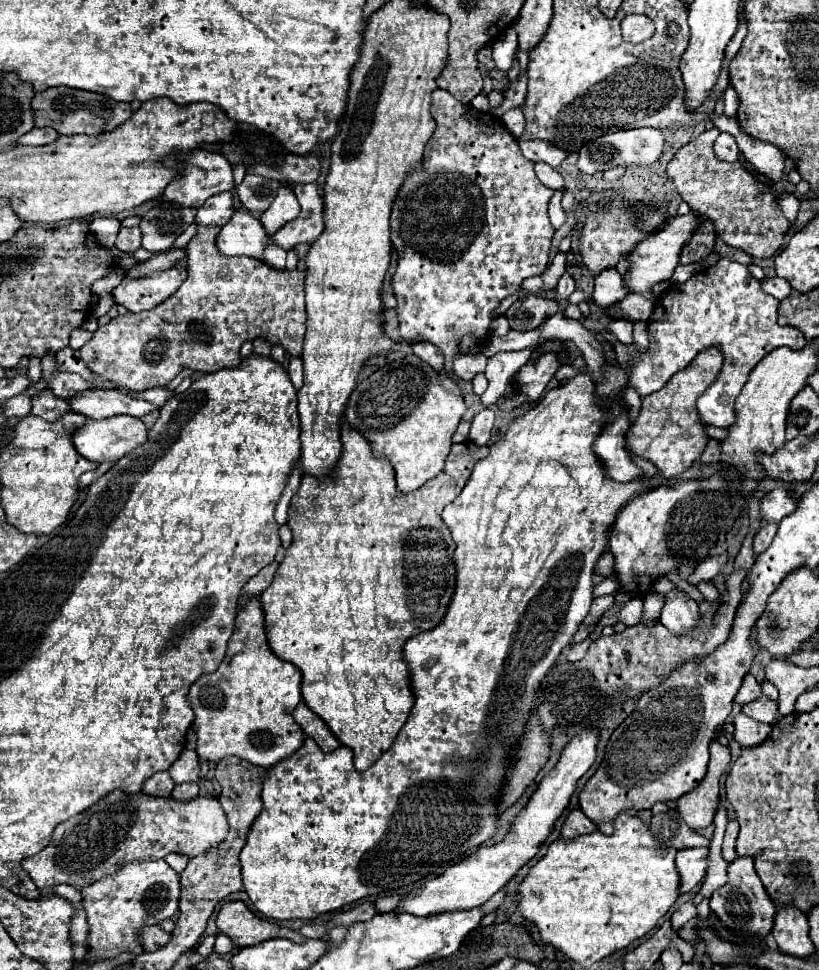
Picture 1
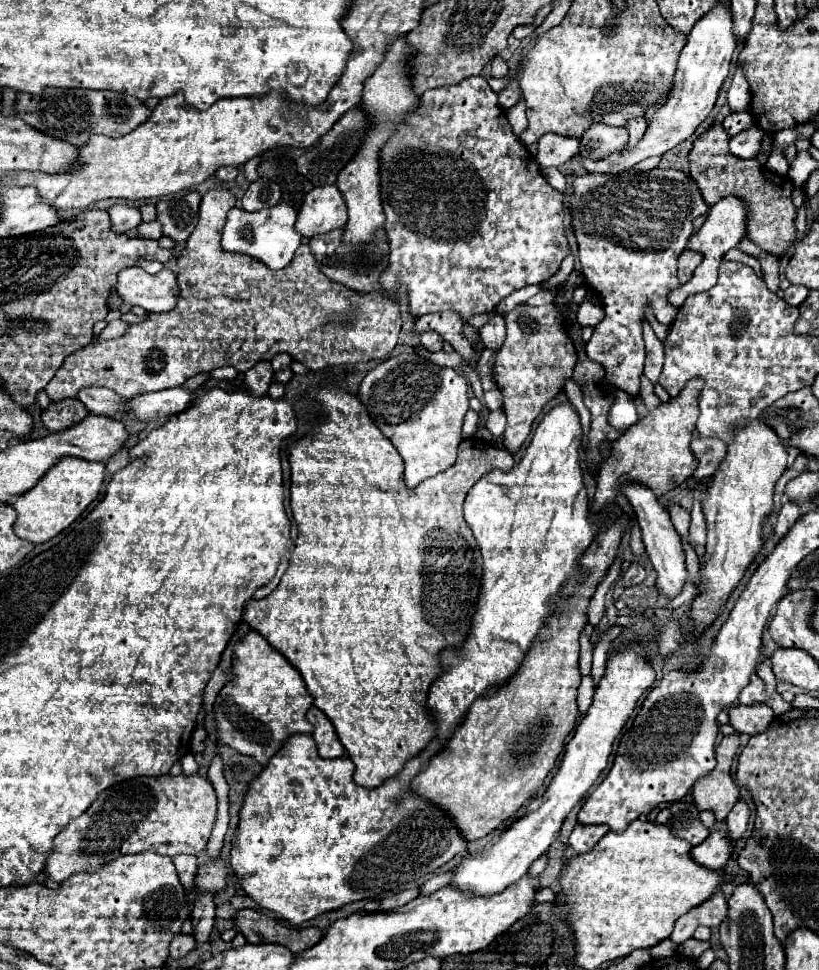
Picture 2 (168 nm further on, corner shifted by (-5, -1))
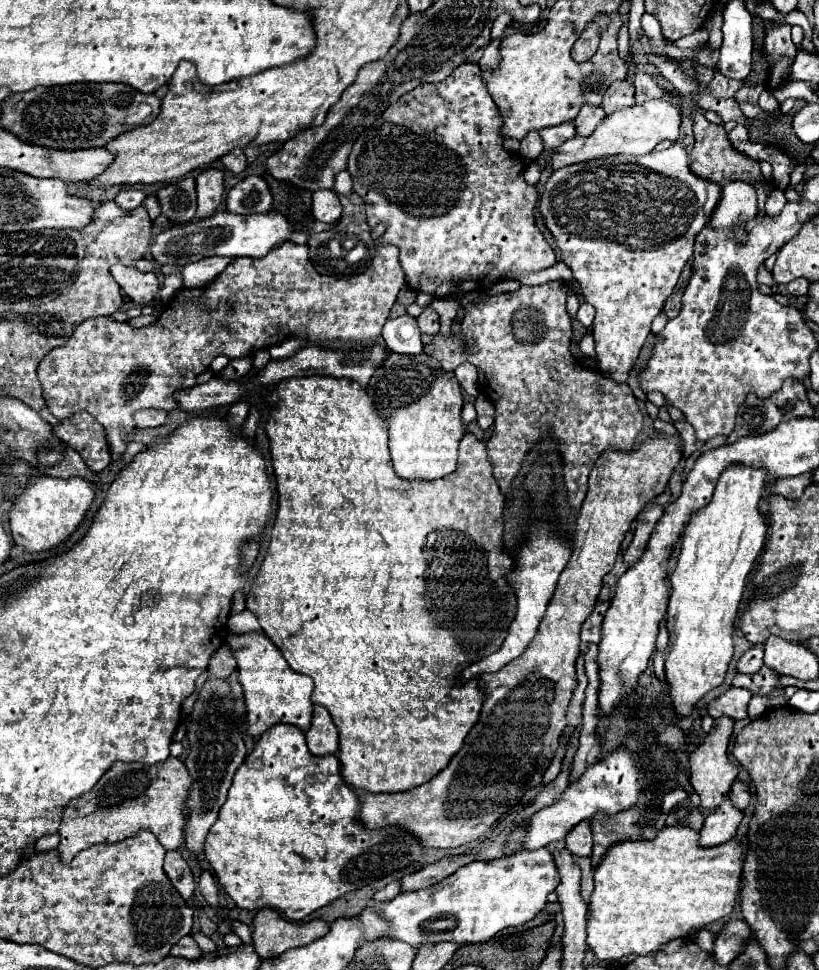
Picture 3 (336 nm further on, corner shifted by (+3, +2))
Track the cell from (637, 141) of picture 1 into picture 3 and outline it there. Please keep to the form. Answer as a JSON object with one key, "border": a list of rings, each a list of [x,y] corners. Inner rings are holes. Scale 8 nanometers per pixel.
{"border":[[[585,104],[585,106],[579,110],[579,116],[577,116],[575,122],[573,122],[577,134],[579,134],[579,136],[591,136],[591,132],[595,132],[597,124],[603,122],[603,116],[605,116],[603,108]]]}

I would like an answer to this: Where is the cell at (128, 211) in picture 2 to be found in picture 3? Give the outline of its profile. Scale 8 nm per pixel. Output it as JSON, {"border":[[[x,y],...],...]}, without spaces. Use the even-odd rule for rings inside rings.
{"border":[[[123,190],[115,198],[117,206],[125,208],[125,210],[135,210],[137,206],[141,206],[143,200],[145,200],[145,194],[141,190]]]}

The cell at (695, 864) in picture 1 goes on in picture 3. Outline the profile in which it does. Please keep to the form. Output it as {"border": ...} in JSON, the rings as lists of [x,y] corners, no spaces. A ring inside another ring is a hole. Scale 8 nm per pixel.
{"border":[[[725,800],[715,812],[705,818],[705,824],[699,832],[699,846],[719,846],[735,838],[737,826],[743,818],[743,812],[737,810],[729,800]]]}

